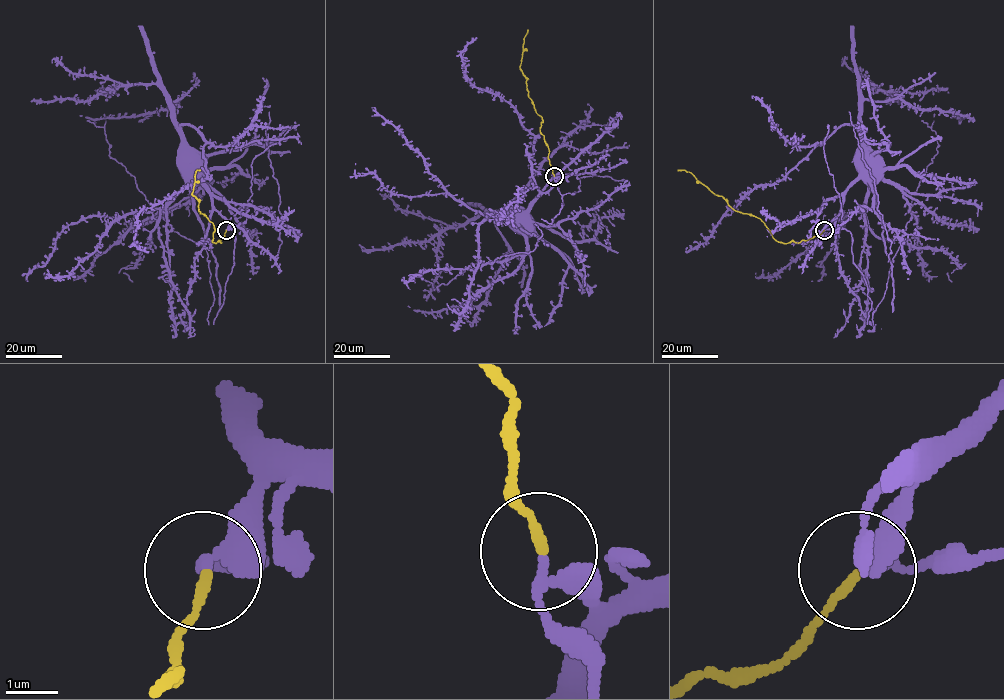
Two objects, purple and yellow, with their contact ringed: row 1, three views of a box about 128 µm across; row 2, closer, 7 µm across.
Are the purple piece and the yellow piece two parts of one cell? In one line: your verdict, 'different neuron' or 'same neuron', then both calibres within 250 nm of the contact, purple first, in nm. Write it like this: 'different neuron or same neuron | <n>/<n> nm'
same neuron | 180/170 nm

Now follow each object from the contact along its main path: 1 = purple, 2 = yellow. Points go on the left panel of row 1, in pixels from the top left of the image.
1: (226, 229), (228, 222), (214, 208), (210, 191), (181, 161), (178, 153), (180, 148)
2: (226, 229), (221, 243), (212, 241), (214, 224), (200, 213), (199, 201), (192, 194), (195, 172), (200, 170)

